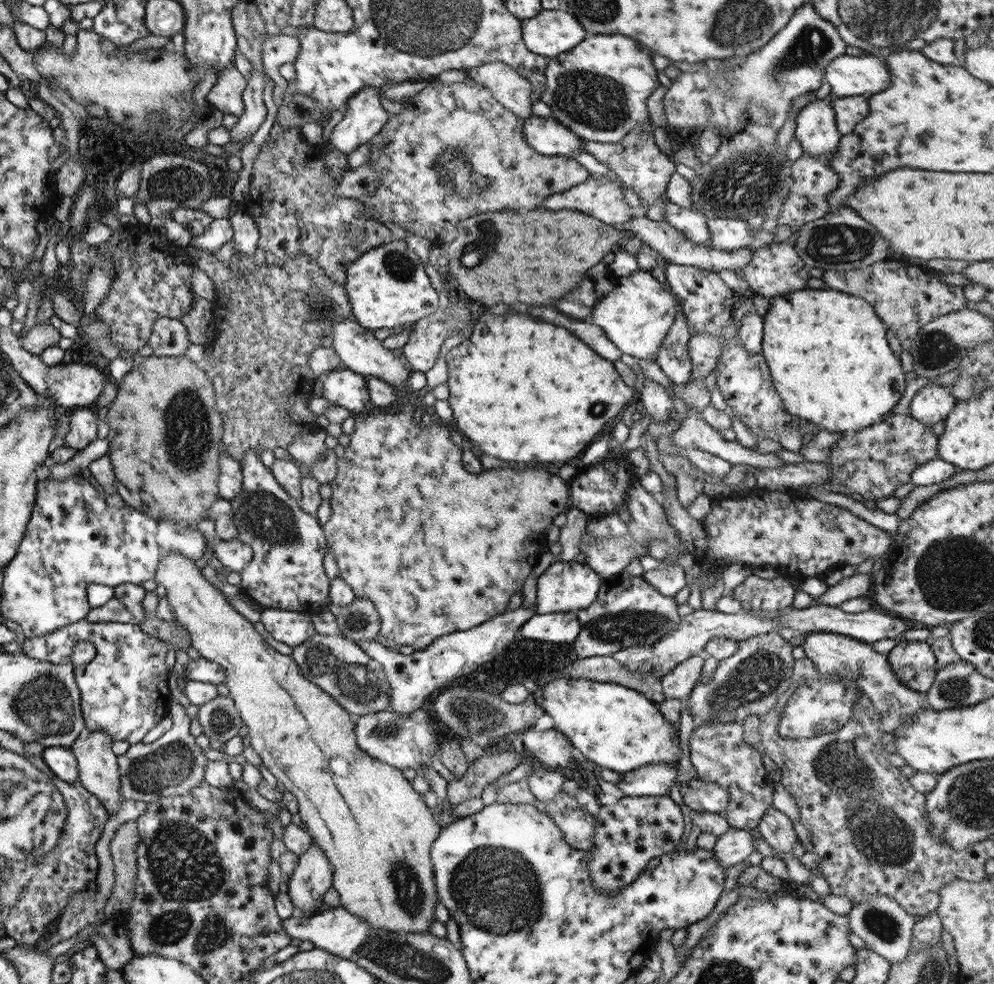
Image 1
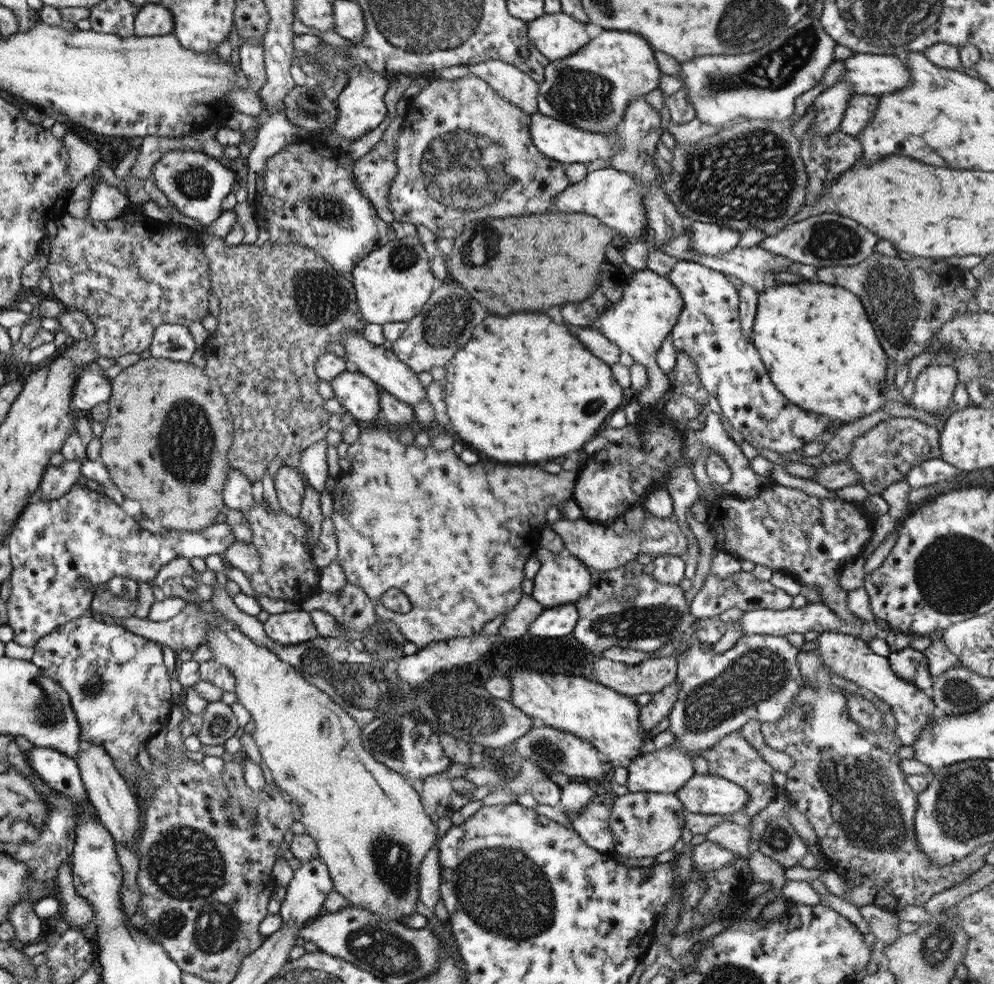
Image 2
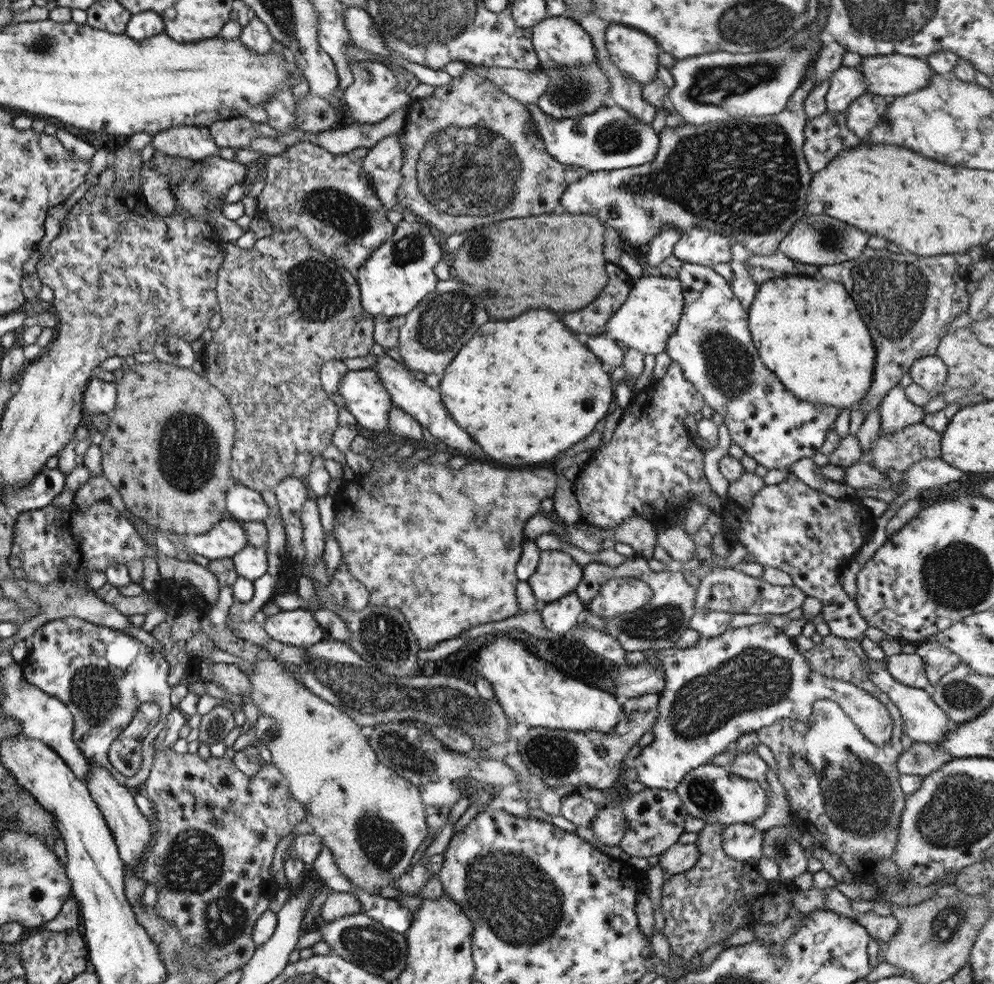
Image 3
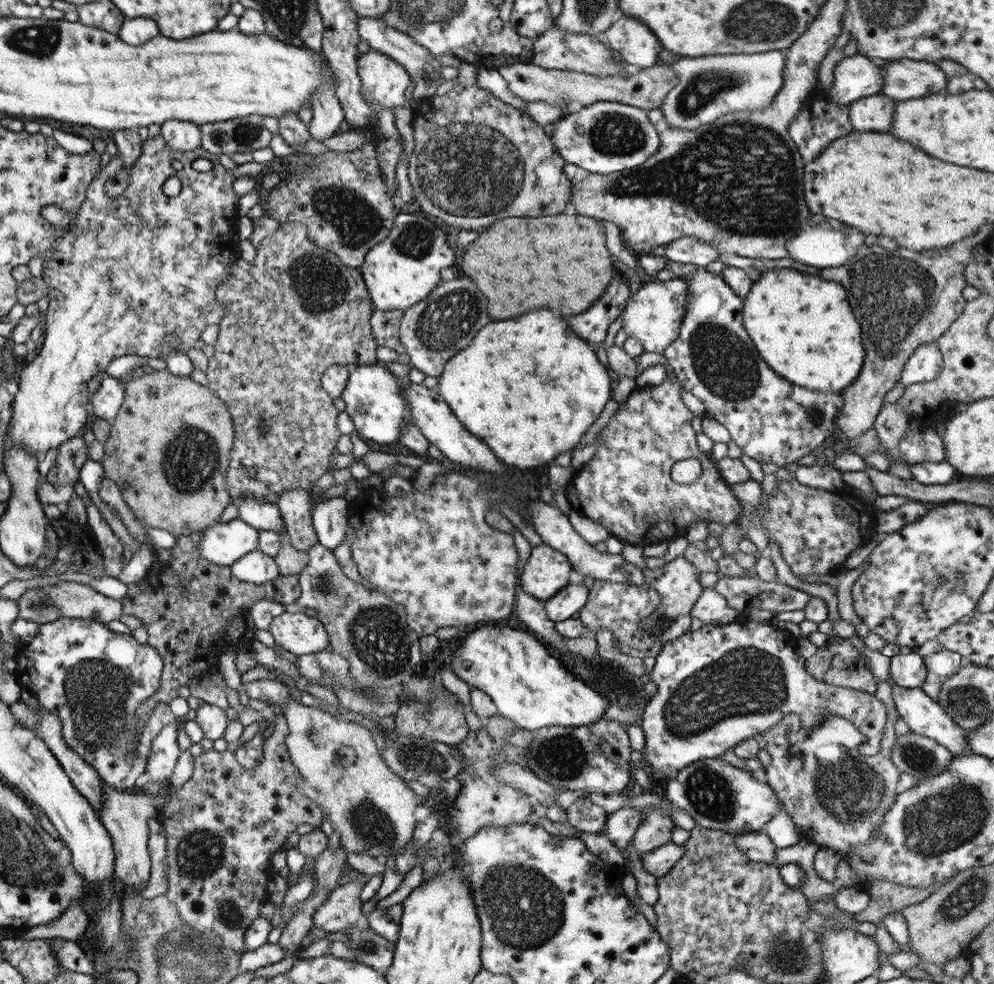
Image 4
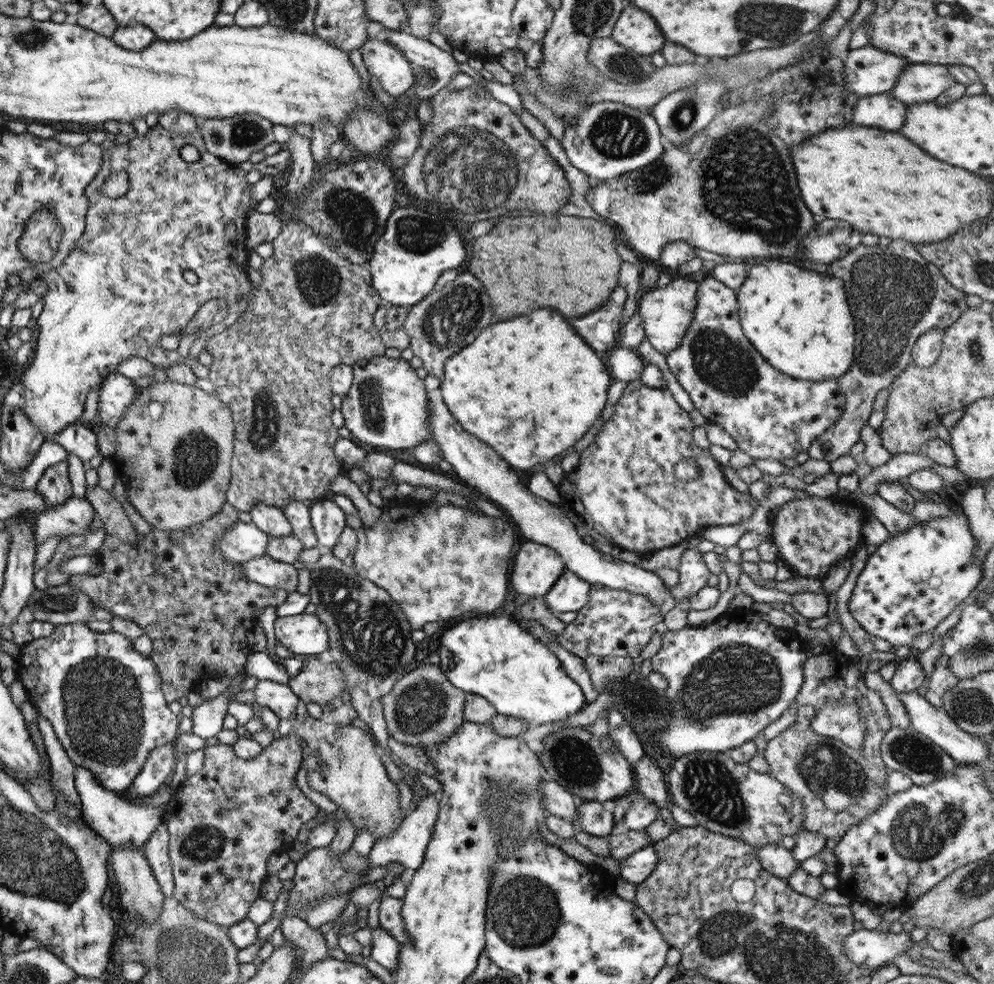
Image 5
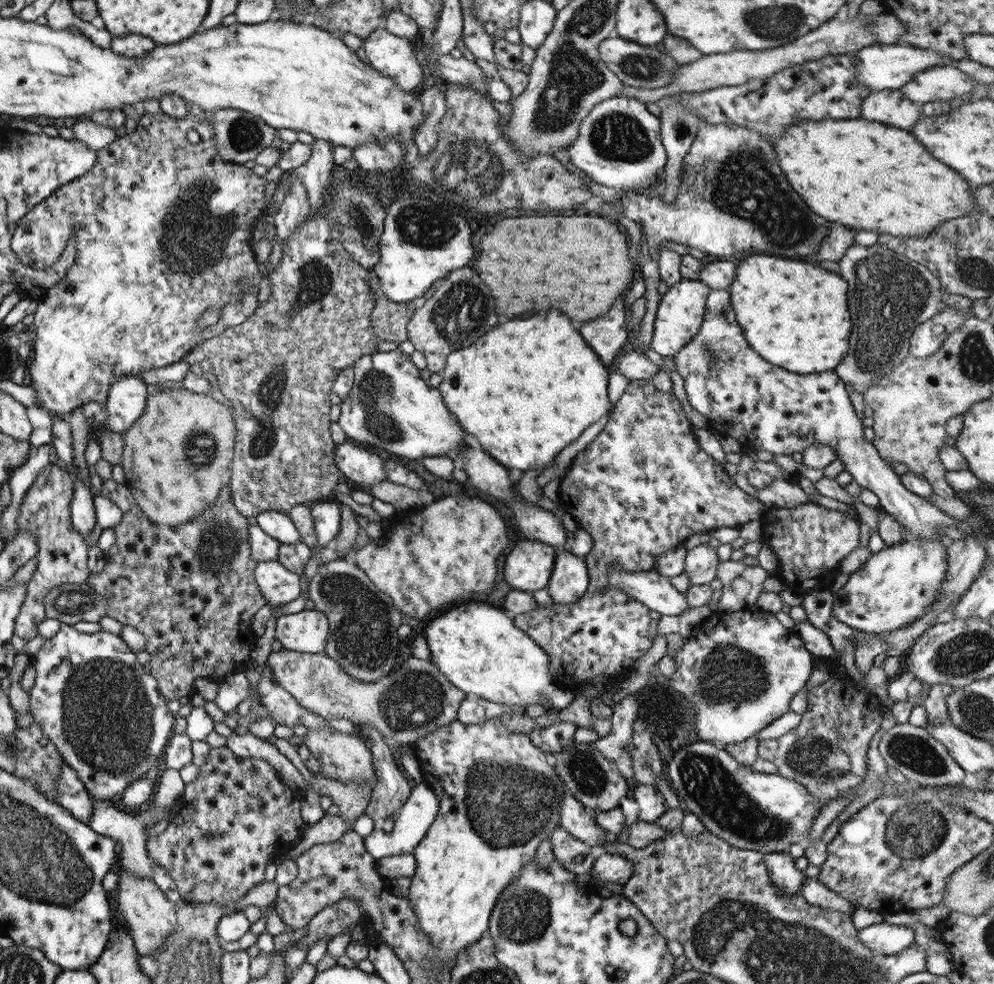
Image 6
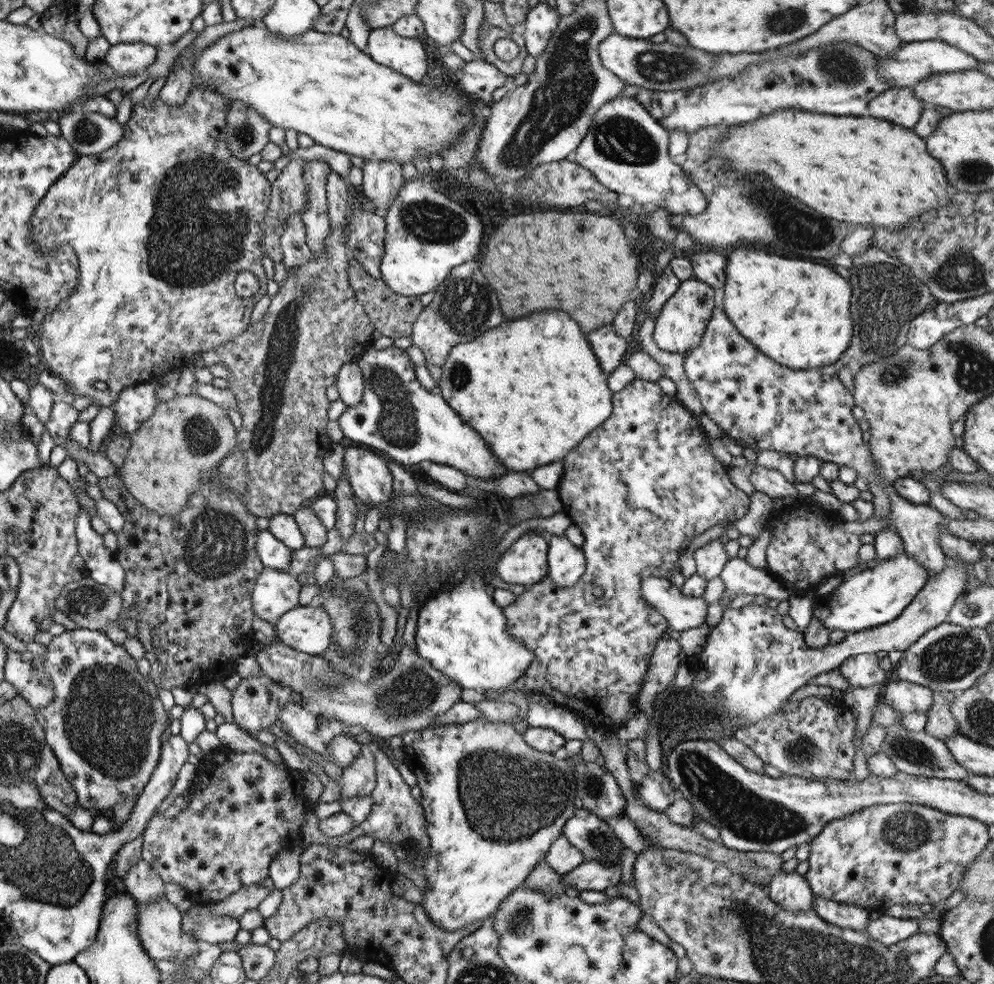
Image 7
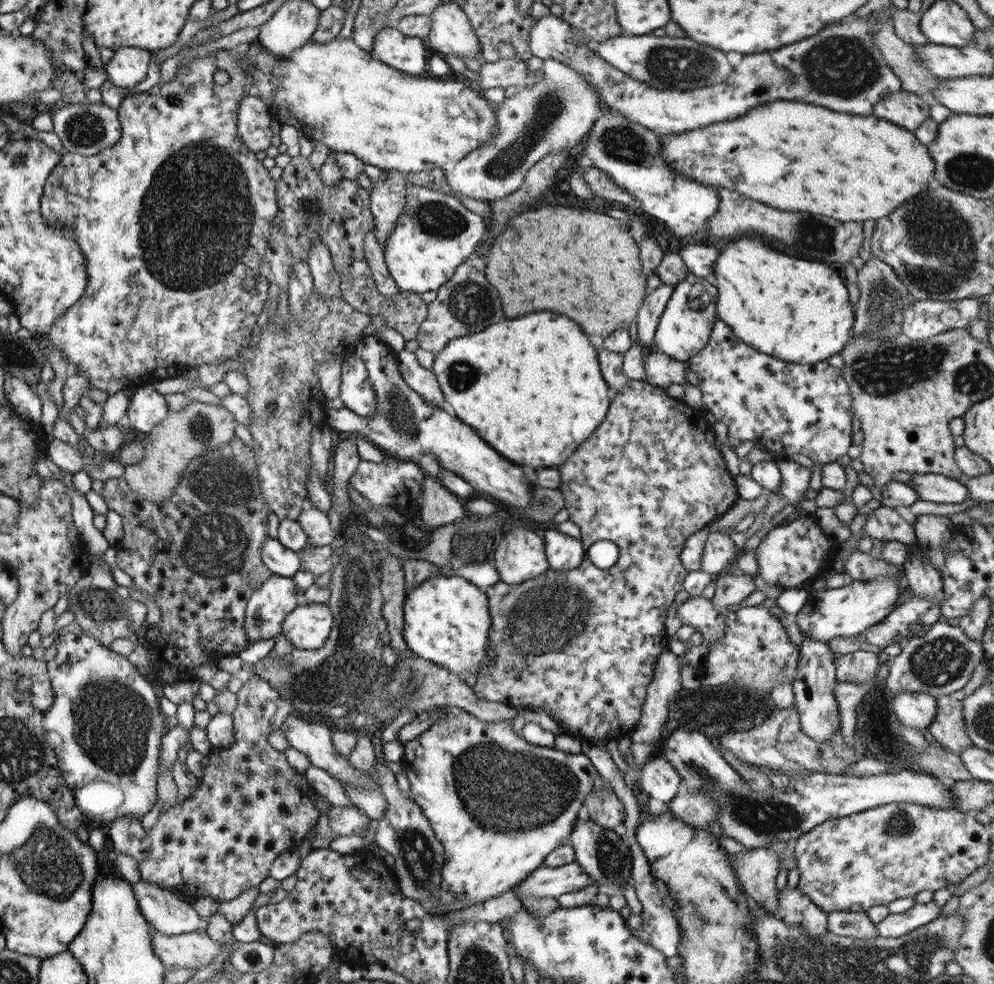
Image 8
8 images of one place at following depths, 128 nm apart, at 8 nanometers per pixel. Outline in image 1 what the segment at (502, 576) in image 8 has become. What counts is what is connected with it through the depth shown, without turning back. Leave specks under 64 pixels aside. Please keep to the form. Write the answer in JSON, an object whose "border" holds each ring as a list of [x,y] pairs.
{"border":[[[575,560],[551,563],[535,580],[535,613],[567,613],[588,608],[597,596],[601,576],[585,563]]]}

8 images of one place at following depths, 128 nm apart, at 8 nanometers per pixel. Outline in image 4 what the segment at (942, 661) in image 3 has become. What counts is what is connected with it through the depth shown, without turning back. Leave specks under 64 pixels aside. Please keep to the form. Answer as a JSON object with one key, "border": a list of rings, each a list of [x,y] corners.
{"border":[[[934,647],[933,652],[927,652],[927,655],[923,656],[922,659],[924,660],[926,675],[920,687],[927,696],[933,699],[939,693],[941,683],[965,663],[960,654],[947,649],[936,651]]]}

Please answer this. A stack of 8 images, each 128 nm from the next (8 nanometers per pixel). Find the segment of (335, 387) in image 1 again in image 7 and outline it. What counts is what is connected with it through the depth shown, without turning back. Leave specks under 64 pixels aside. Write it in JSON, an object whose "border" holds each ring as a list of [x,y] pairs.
{"border":[[[370,346],[354,362],[363,376],[363,393],[361,401],[355,406],[345,407],[337,419],[345,438],[375,448],[377,451],[381,450],[391,461],[402,465],[425,465],[425,463],[435,462],[451,466],[475,480],[491,479],[491,472],[497,466],[497,460],[489,454],[487,446],[483,448],[483,440],[471,428],[467,428],[467,424],[461,422],[461,418],[436,391],[428,392],[419,385],[419,382],[416,382],[414,365],[408,360],[406,350],[393,346],[384,350],[375,350]]]}

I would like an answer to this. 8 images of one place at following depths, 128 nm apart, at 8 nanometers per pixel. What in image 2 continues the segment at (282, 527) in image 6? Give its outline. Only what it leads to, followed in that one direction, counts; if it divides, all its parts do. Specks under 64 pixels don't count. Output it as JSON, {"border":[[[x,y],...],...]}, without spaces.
{"border":[[[229,468],[227,477],[223,481],[222,501],[225,507],[235,509],[241,514],[245,514],[247,509],[255,501],[252,494],[251,482],[249,482],[241,472]]]}

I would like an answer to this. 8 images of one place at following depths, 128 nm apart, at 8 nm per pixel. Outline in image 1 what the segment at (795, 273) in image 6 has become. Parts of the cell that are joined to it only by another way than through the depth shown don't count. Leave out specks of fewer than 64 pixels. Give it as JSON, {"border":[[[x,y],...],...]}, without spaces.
{"border":[[[809,289],[795,290],[795,292],[789,292],[789,294],[781,294],[772,298],[769,306],[766,310],[763,320],[763,333],[762,333],[762,352],[760,356],[767,364],[769,376],[779,396],[782,406],[785,410],[791,414],[791,416],[797,416],[804,422],[811,422],[815,426],[819,426],[819,430],[827,430],[827,432],[837,432],[837,434],[843,434],[844,436],[851,435],[852,433],[859,432],[867,426],[871,426],[877,422],[881,422],[889,412],[891,408],[895,407],[899,400],[904,396],[906,378],[905,371],[901,367],[901,362],[889,349],[887,338],[885,338],[886,327],[873,311],[873,307],[859,297],[853,298],[849,294],[841,294],[841,292],[835,289]]]}

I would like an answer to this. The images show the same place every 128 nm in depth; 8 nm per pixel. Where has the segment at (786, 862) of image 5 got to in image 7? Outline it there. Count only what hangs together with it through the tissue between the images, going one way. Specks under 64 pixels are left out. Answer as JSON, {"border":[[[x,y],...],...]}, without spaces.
{"border":[[[781,868],[773,874],[766,888],[769,899],[787,911],[813,909],[813,895],[804,876]]]}

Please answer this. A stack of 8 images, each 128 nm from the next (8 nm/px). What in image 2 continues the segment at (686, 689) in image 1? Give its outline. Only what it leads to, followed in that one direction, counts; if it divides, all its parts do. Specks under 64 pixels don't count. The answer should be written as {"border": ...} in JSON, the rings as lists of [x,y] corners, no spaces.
{"border":[[[673,680],[667,683],[663,689],[651,695],[651,700],[639,710],[639,725],[647,731],[653,728],[659,721],[667,716],[675,698],[677,698],[679,683]]]}

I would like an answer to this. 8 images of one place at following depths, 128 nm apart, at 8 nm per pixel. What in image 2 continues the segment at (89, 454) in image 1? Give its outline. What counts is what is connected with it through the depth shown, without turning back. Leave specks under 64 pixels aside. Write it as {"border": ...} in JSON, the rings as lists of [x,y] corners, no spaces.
{"border":[[[85,454],[82,458],[75,458],[74,460],[64,461],[60,466],[47,466],[40,479],[39,499],[55,499],[59,495],[65,494],[71,488],[71,485],[76,482],[80,476],[81,464],[86,460]]]}

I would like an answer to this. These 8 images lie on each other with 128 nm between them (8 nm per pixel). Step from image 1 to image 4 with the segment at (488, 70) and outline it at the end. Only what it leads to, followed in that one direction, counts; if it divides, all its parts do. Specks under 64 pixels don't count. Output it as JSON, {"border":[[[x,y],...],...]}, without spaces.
{"border":[[[531,62],[500,65],[497,72],[504,78],[513,96],[528,103],[551,103],[557,107],[573,104],[579,108],[589,106],[593,102],[607,101],[628,104],[648,111],[651,108],[659,108],[666,93],[677,83],[675,72],[665,64],[661,66],[655,64],[625,77],[617,75],[601,77],[566,70],[544,69]]]}

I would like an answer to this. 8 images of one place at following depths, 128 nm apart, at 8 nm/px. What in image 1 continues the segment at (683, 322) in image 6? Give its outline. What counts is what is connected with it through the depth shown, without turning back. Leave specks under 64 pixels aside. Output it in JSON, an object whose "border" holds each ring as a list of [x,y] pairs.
{"border":[[[638,269],[626,277],[618,277],[611,291],[607,291],[593,305],[587,322],[599,326],[606,338],[622,353],[636,359],[654,360],[656,349],[674,322],[677,302],[671,291],[665,290],[650,271]]]}

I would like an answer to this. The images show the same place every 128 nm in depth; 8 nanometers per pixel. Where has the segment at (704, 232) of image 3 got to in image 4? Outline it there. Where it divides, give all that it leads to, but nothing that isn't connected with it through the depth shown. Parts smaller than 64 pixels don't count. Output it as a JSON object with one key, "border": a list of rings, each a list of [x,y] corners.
{"border":[[[682,236],[668,242],[661,253],[668,261],[697,267],[707,266],[719,257],[719,252],[713,245],[691,236]]]}

